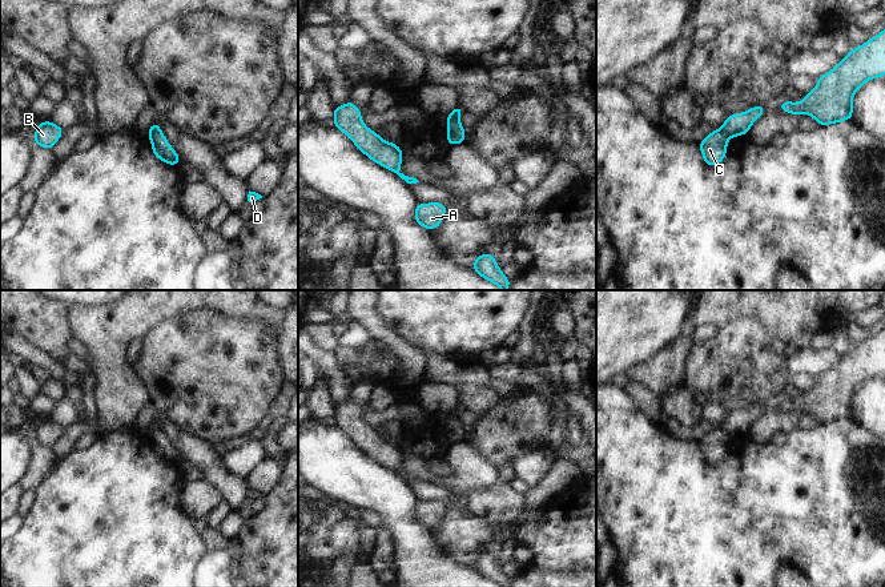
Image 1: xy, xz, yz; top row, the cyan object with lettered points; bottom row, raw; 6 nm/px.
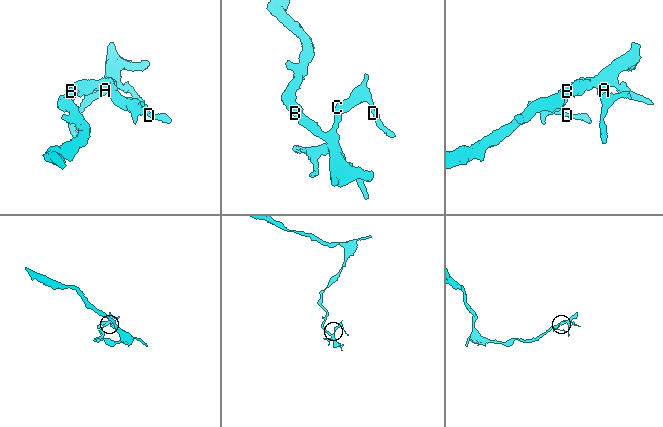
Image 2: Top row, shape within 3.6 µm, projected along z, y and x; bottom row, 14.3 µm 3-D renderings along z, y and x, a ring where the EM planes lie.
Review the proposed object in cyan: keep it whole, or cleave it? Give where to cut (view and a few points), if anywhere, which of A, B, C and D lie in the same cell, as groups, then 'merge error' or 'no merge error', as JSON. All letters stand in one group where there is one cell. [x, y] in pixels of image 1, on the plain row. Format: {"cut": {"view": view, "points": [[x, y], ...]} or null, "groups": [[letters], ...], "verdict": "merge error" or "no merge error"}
{"cut": {"view": "xz", "points": [[447, 417], [458, 419]]}, "groups": [["A", "B"], ["C", "D"]], "verdict": "merge error"}

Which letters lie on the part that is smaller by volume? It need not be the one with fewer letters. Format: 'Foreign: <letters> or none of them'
Foreign: C, D

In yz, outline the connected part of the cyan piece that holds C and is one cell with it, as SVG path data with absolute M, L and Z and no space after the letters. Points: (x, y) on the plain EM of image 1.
M719 426L707 433L699 446L707 465L719 463L723 461L727 453L728 434Z

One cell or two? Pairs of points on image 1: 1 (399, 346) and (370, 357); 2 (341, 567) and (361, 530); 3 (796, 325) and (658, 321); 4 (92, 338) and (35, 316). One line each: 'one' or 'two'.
1: two
2: one
3: two
4: two

